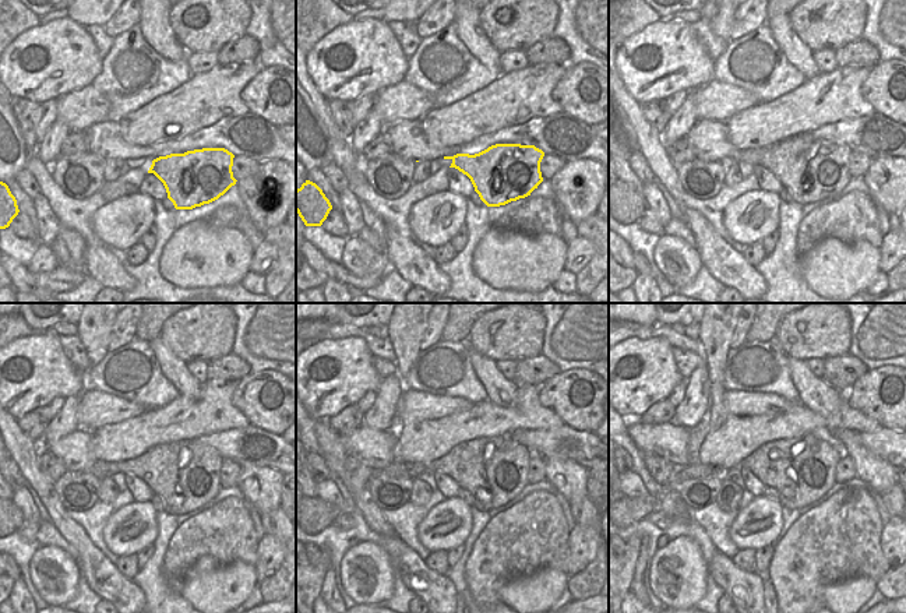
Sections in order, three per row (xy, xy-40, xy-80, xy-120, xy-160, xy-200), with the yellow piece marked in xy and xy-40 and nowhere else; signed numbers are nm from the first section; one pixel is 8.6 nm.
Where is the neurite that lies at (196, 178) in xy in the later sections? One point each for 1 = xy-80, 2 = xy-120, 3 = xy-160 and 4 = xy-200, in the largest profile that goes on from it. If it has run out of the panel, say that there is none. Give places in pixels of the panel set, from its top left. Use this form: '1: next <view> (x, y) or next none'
1: next xy-80 (811, 169)
2: next xy-120 (184, 474)
3: next xy-160 (494, 471)
4: next xy-200 (803, 469)

